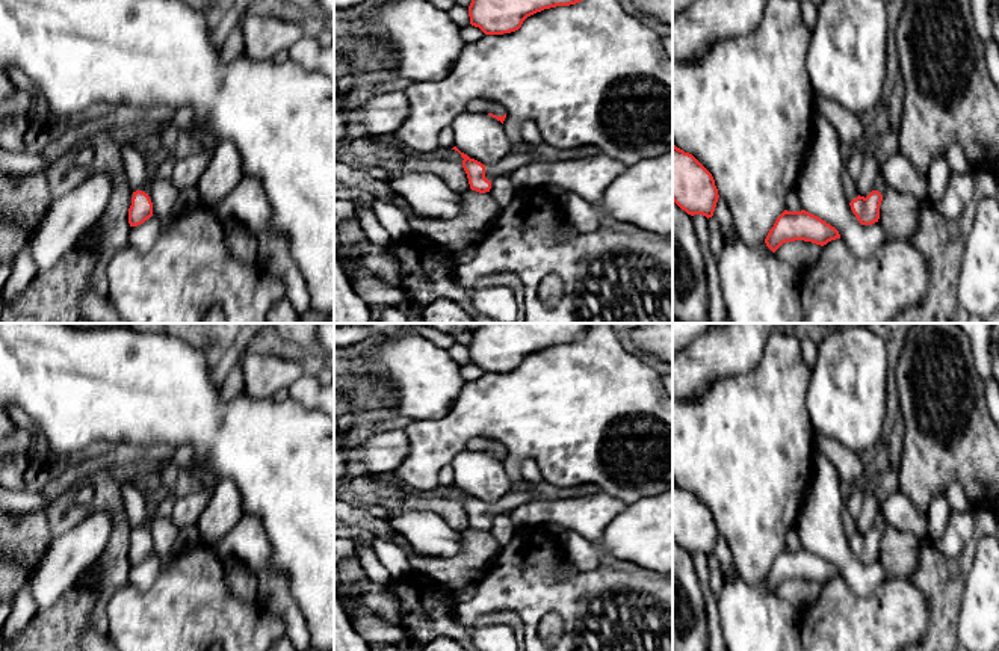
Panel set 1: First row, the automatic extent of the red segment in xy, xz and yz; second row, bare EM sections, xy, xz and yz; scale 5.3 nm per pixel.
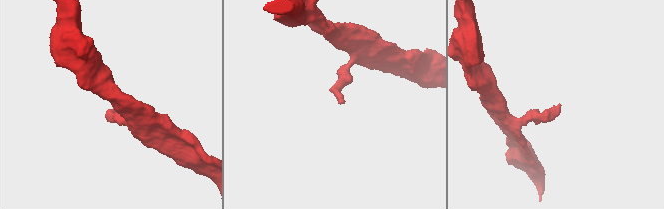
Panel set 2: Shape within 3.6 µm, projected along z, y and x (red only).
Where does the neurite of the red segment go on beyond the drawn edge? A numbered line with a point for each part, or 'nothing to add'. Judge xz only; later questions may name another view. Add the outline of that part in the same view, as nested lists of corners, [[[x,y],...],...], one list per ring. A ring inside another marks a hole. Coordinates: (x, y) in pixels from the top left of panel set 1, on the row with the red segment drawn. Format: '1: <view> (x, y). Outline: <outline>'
nothing to add

